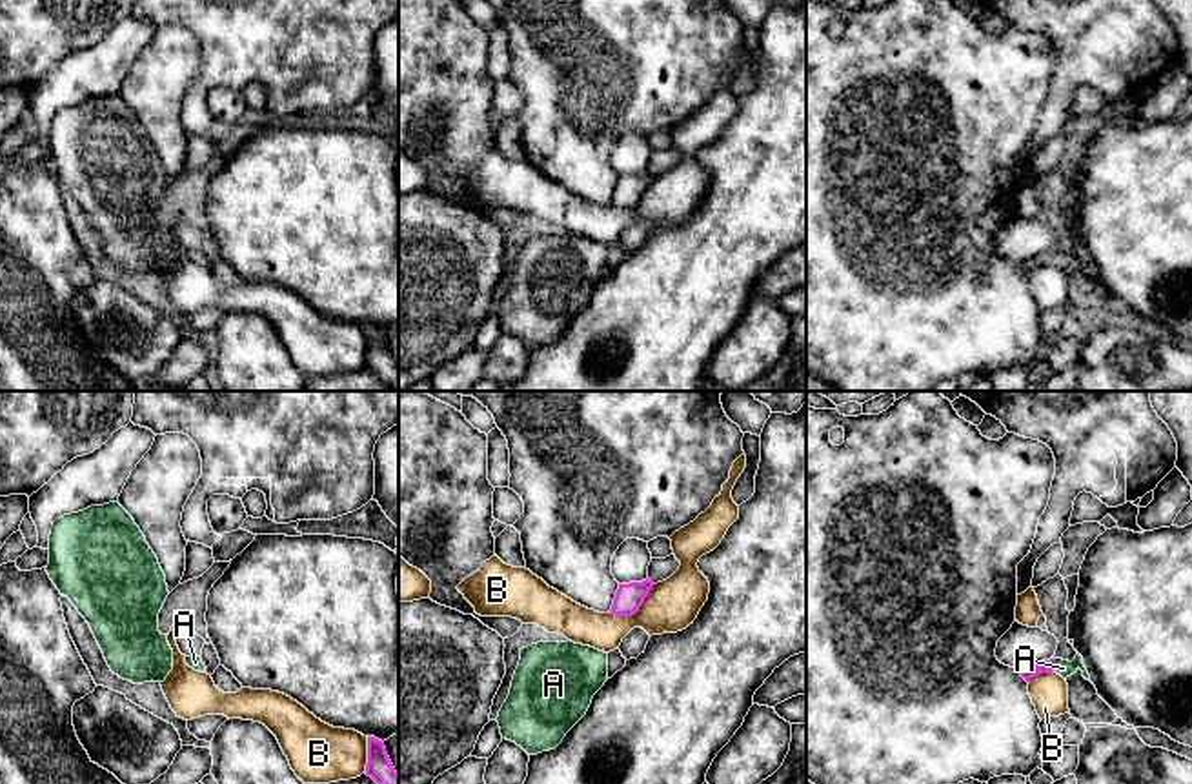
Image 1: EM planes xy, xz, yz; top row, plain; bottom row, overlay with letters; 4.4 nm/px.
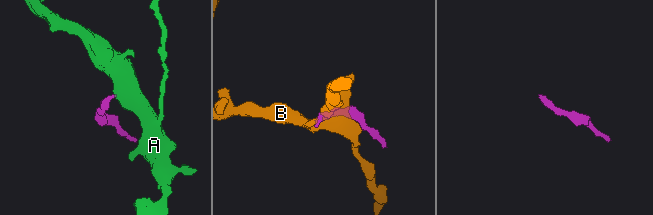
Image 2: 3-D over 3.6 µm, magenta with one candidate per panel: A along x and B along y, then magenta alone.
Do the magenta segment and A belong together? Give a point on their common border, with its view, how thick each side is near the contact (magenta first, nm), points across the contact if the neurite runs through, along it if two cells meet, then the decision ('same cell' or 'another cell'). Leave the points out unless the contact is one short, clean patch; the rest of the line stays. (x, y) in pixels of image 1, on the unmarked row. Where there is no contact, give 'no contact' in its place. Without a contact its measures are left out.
yz (1050, 257) | 60/70 nm | across yz (1045, 259), (1050, 257), (1063, 261) | same cell

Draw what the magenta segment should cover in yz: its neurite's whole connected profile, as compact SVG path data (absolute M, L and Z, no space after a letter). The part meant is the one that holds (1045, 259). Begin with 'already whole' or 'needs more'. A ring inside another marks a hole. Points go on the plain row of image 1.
needs more | M1077 246L1076 251L1072 255L1063 253L1063 251L1050 251L1050 253L1043 253L1035 258L1025 260L1021 262L1021 269L1028 275L1032 269L1041 267L1041 266L1057 266L1063 271L1074 267L1077 262L1083 264L1083 269L1086 273L1090 273L1090 267L1083 256L1083 249Z

